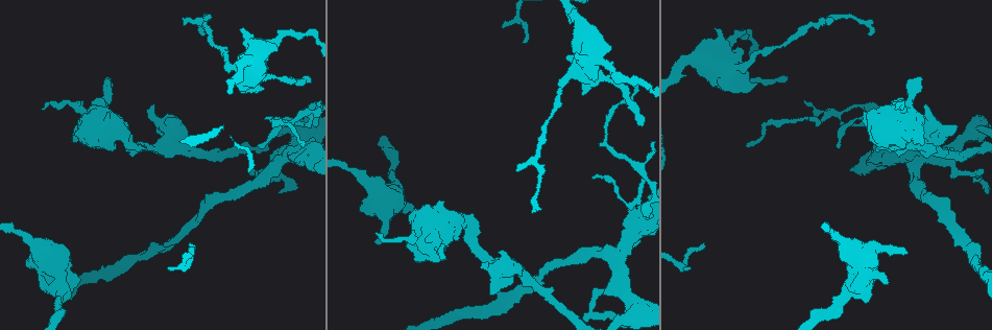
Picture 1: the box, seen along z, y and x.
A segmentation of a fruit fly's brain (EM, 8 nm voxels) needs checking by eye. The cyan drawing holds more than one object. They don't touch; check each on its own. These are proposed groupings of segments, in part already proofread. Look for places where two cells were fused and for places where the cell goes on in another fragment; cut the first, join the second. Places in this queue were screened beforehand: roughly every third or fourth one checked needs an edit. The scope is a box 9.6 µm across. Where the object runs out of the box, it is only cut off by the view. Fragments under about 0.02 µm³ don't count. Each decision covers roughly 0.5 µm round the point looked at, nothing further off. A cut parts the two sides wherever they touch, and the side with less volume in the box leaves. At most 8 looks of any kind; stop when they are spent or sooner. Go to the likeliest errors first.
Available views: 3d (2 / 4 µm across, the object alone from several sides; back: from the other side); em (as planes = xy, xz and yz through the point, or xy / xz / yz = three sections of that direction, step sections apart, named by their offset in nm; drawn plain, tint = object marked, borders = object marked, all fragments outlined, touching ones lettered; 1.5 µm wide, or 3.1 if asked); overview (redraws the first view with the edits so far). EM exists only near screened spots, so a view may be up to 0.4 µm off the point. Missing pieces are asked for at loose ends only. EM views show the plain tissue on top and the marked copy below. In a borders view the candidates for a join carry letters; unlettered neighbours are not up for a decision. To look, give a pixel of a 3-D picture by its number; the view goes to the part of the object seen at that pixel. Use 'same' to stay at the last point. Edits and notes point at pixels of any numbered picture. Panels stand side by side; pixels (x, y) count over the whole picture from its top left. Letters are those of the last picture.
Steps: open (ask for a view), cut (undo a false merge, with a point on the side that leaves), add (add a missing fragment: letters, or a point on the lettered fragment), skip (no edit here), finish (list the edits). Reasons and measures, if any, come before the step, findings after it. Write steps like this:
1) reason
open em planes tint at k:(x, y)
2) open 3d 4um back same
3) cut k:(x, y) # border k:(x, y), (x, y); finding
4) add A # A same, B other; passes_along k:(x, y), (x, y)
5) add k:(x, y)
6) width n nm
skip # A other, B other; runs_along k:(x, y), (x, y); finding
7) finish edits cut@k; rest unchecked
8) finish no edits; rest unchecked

branch stops here
open 3d 4um at 1:(786, 76)

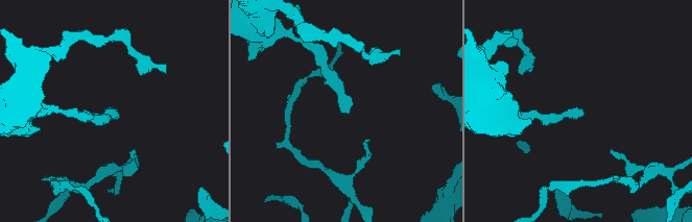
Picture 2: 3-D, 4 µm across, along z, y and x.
shape alone is not enough
open em planes tint at 2:(349, 112)

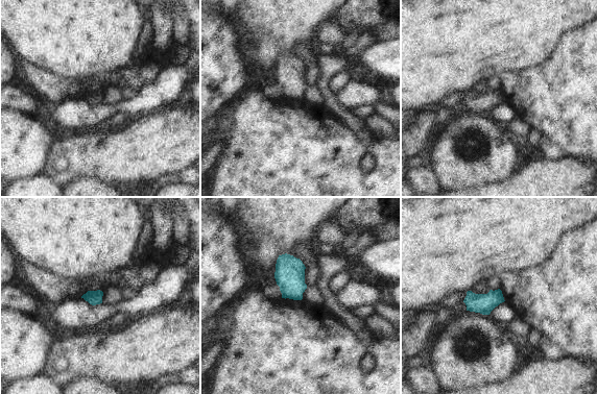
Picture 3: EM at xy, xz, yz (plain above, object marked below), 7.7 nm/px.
see the neighbours
open em planes borders same

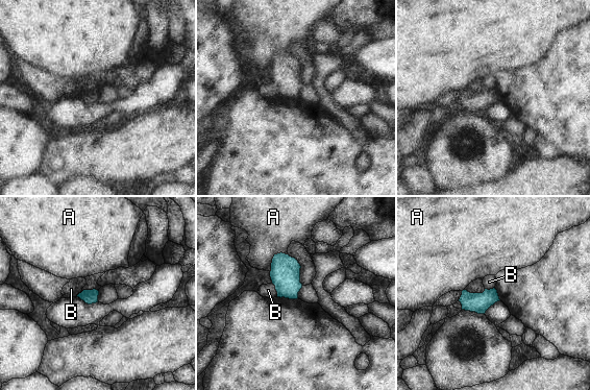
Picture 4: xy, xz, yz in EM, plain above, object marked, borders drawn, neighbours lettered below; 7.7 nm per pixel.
skip # A other, B other; none of them fits

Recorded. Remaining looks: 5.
thick turns thin
open em yz step 8 tint at 1:(529, 279)

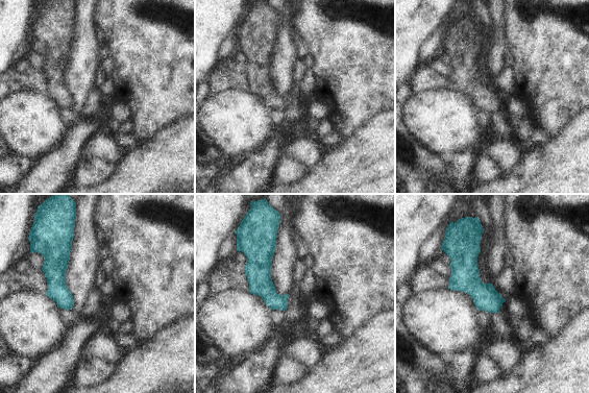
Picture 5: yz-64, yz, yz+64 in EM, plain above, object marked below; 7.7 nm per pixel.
what lies round it
open em yz step 8 borders same

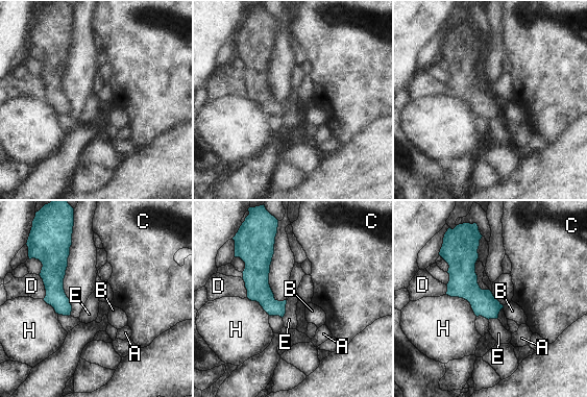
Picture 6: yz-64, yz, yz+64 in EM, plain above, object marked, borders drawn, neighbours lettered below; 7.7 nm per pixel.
skip # A other, B other, C other, D other, E other, H other; border 6:(446, 294), (464, 298), (477, 316); continuous, no second cell

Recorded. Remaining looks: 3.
calibre changes
open em planes borders at 1:(883, 249)

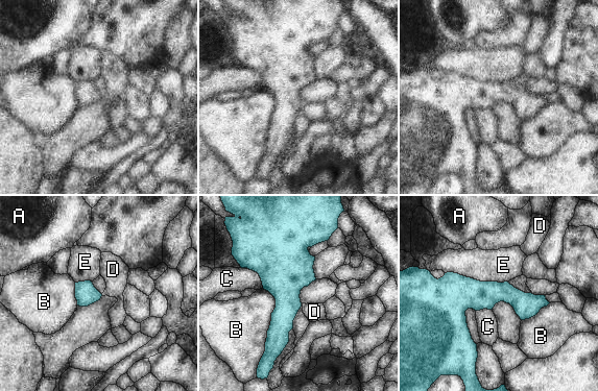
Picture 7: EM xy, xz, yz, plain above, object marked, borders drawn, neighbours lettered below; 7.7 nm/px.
width 170 nm
skip # A other, B other, C other, D other, E other; runs_along 7:(436, 293), (545, 302); continuous, no second cell

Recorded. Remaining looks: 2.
finish no edits; rest unchecked

